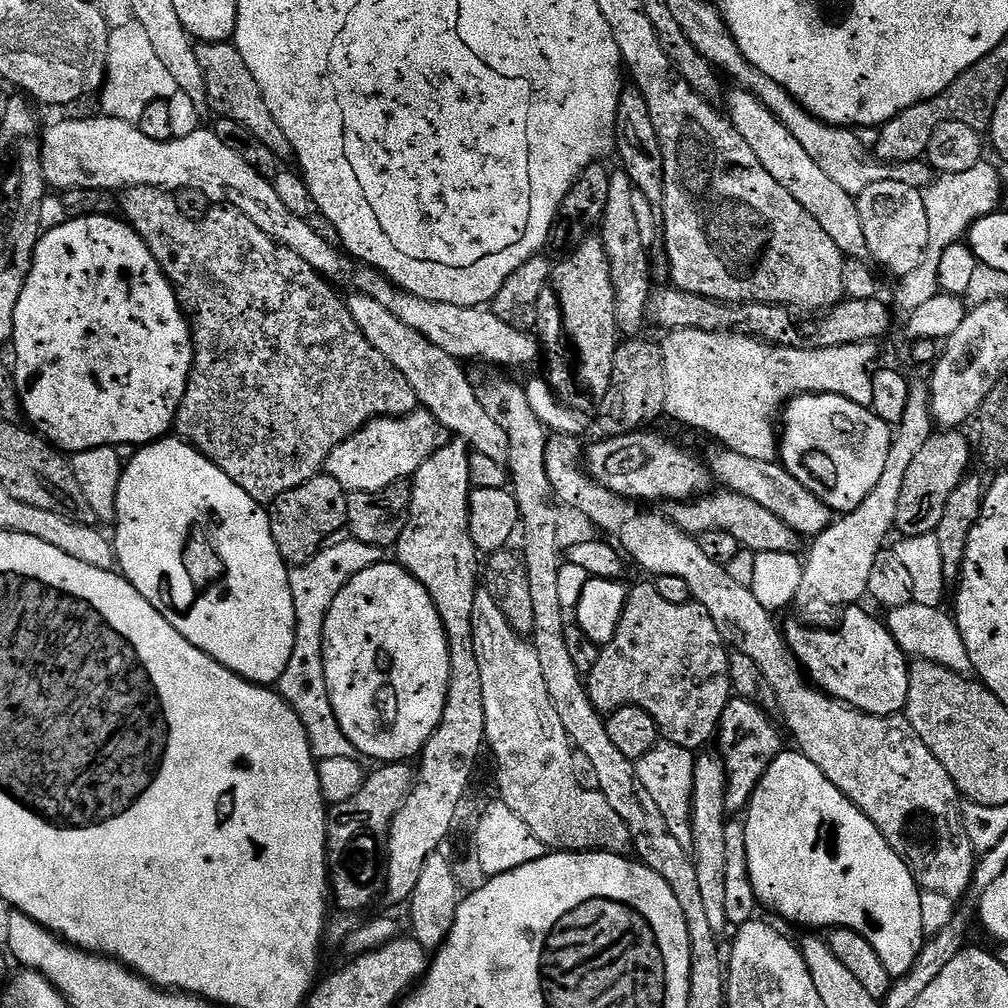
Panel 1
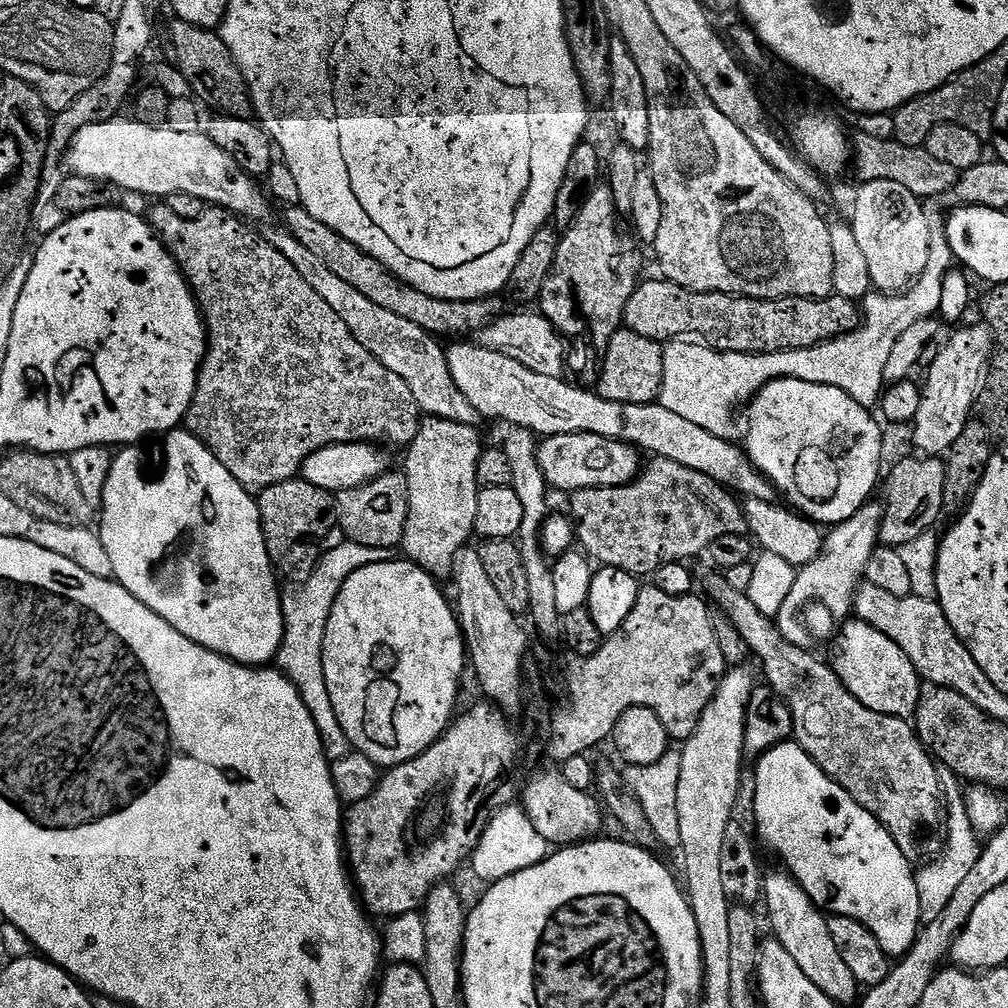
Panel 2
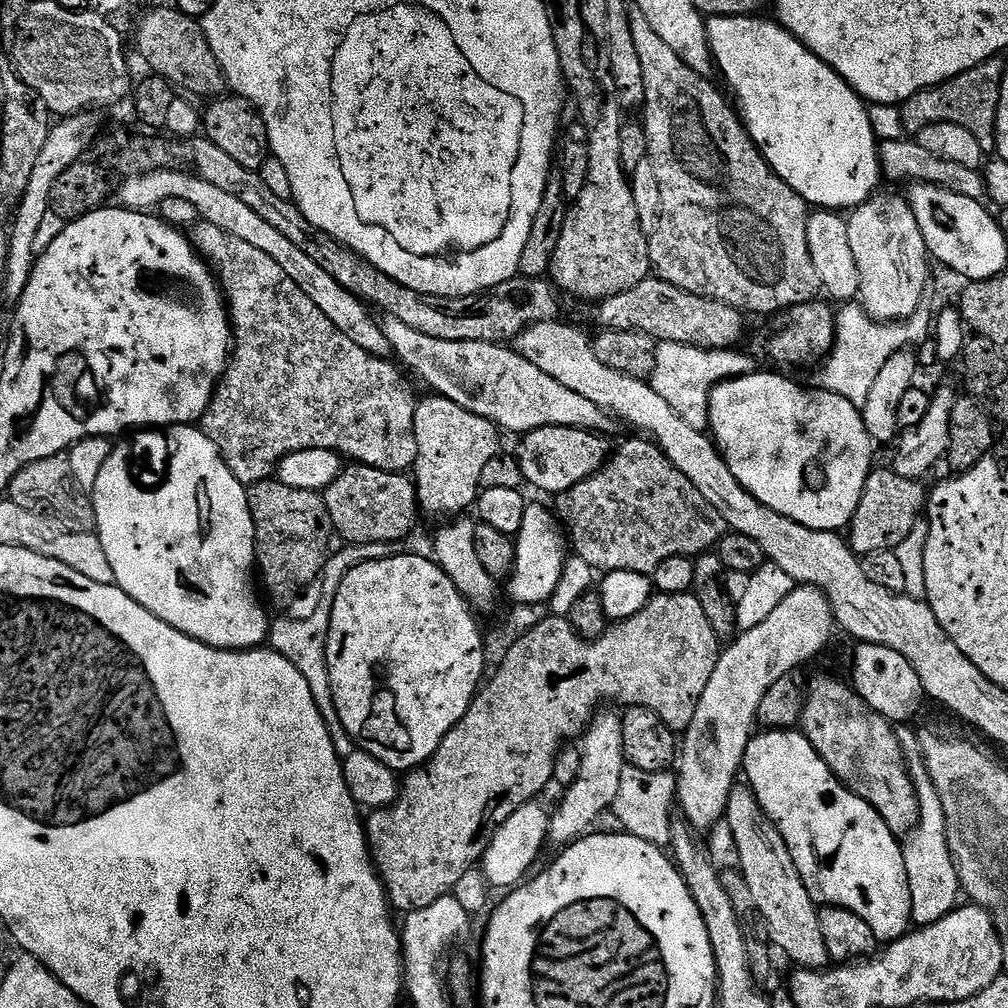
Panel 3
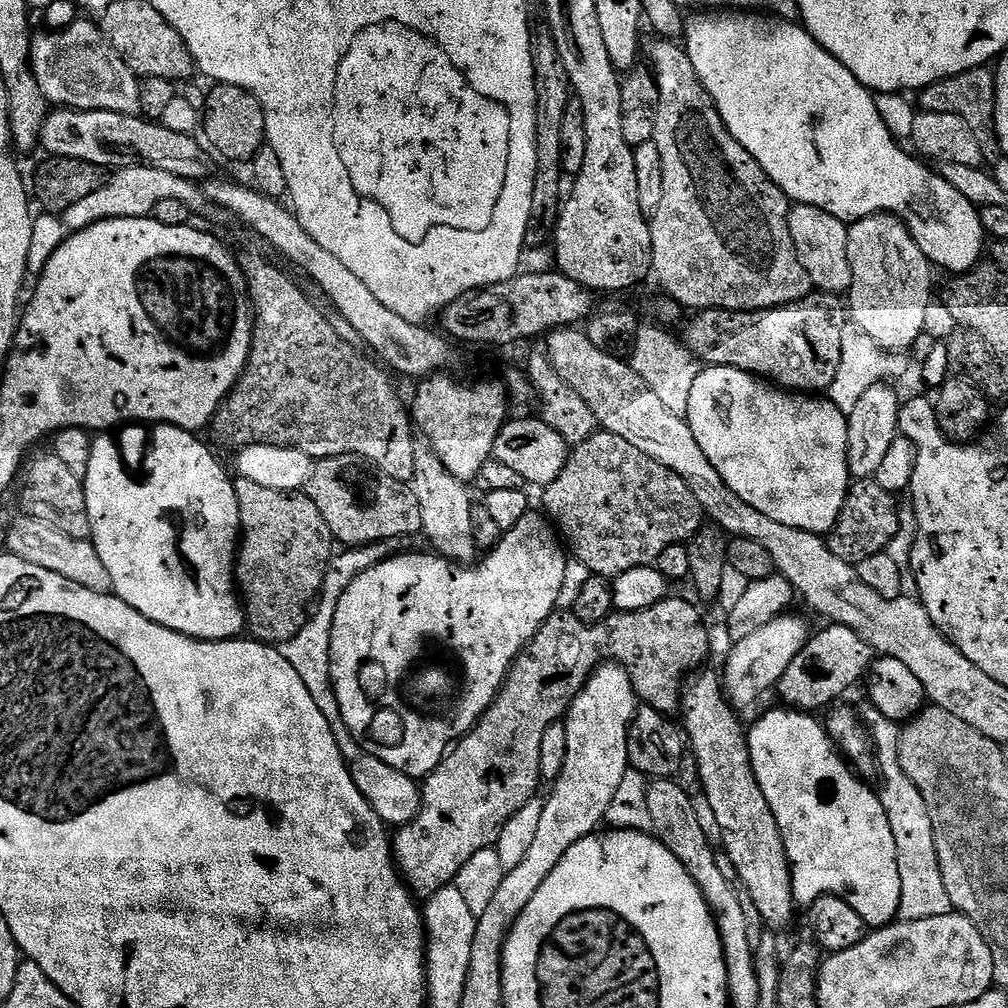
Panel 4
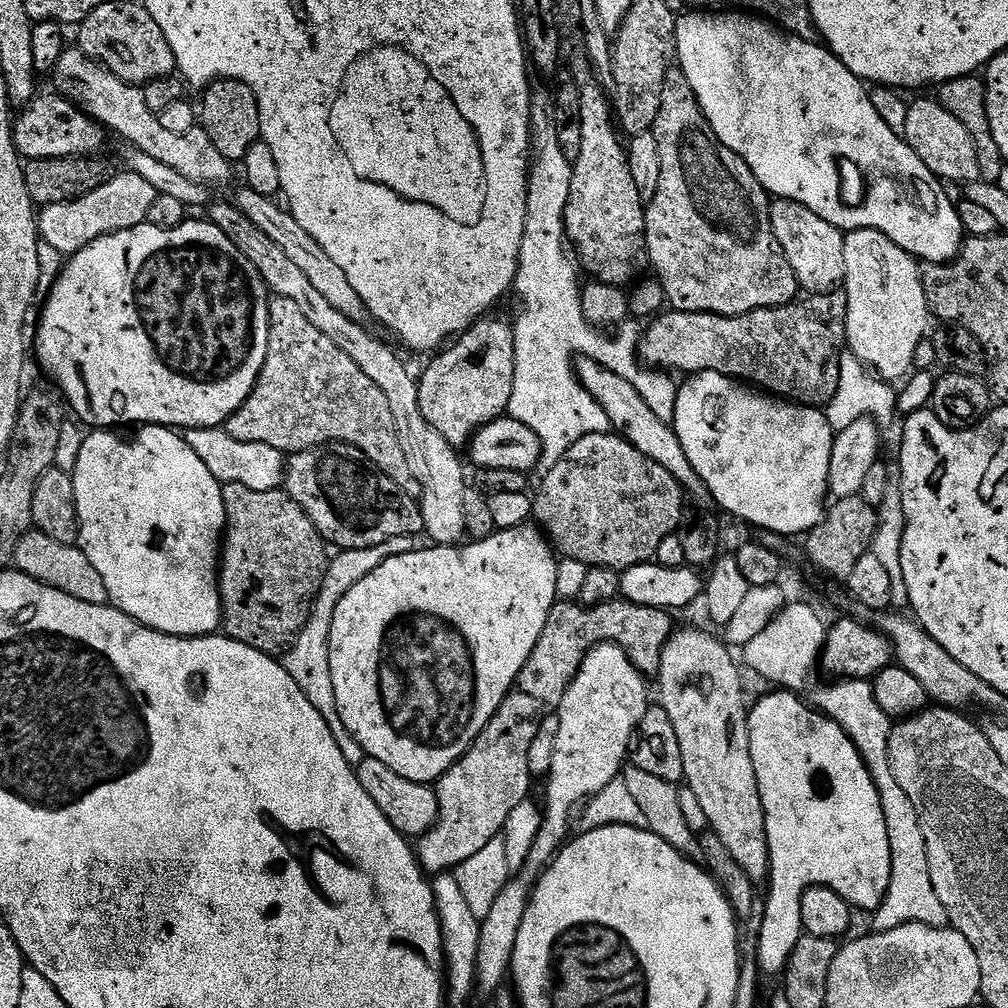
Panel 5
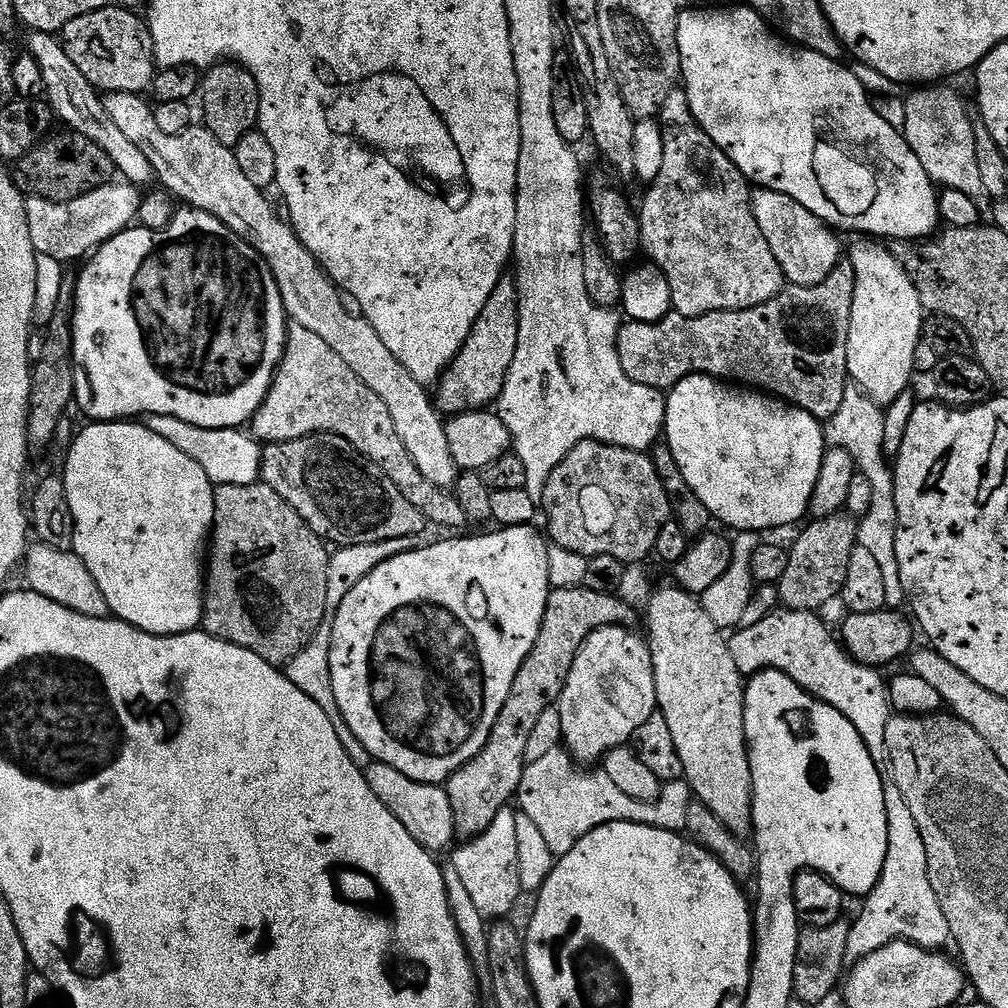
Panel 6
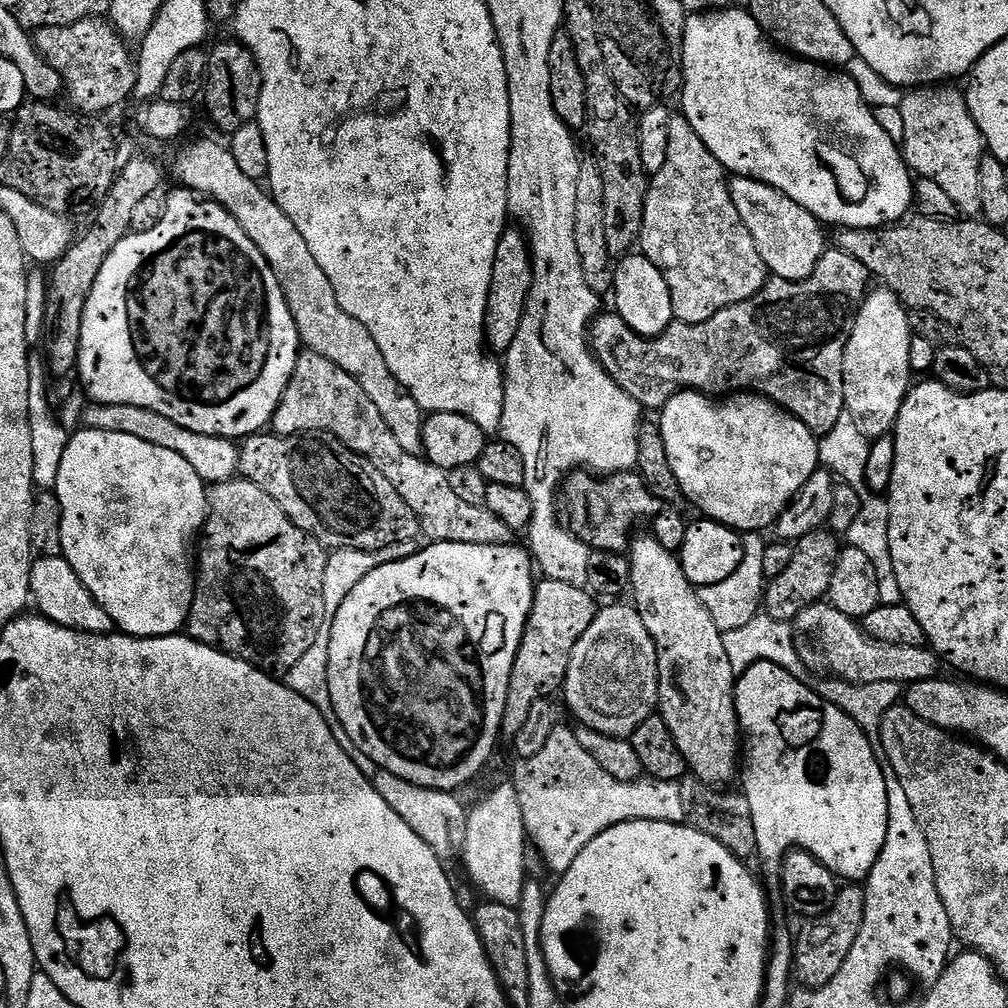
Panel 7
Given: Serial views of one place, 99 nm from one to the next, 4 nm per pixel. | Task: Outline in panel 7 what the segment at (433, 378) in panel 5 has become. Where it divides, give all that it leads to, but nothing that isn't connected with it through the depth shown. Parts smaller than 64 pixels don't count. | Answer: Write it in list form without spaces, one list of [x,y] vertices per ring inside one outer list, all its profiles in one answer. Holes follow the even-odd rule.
[[[509,226],[500,235],[498,254],[494,254],[494,274],[490,282],[486,340],[493,353],[507,353],[514,338],[518,338],[518,330],[522,326],[524,308],[528,304],[528,295],[531,289],[532,253],[528,241],[519,227]]]

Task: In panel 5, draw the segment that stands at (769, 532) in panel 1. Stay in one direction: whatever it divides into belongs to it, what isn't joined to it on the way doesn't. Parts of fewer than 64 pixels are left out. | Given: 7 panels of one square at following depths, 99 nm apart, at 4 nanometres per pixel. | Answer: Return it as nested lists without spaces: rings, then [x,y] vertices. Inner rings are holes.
[[[599,432],[598,434],[584,435],[578,442],[568,448],[562,458],[556,460],[554,466],[547,469],[540,486],[533,493],[533,517],[539,527],[547,534],[553,549],[563,558],[582,562],[588,567],[606,566],[616,571],[624,571],[630,566],[636,566],[653,561],[658,550],[658,546],[664,538],[673,535],[680,527],[683,520],[686,506],[684,504],[684,489],[680,483],[664,466],[653,459],[647,458],[640,450],[633,446],[623,436],[614,432]]]

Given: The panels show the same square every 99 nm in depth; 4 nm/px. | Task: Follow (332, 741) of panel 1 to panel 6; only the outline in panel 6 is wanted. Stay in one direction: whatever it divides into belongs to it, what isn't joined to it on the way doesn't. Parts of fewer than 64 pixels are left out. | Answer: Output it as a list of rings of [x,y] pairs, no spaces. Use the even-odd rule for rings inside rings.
[[[425,530],[417,536],[394,538],[386,542],[359,544],[345,548],[337,547],[328,557],[326,614],[322,618],[322,626],[318,626],[316,637],[286,665],[288,680],[294,682],[294,686],[298,686],[298,690],[302,690],[302,694],[306,694],[306,698],[310,698],[314,702],[318,702],[318,706],[322,706],[326,718],[330,718],[330,726],[334,726],[334,734],[338,734],[338,742],[342,742],[346,754],[350,754],[350,762],[354,762],[354,766],[358,766],[362,770],[369,768],[374,762],[372,755],[368,753],[366,746],[362,746],[362,742],[358,742],[358,738],[354,738],[354,734],[346,726],[346,722],[342,718],[342,710],[338,710],[338,702],[334,698],[334,682],[330,682],[330,642],[332,641],[334,618],[342,598],[346,598],[346,594],[350,594],[350,590],[354,590],[354,586],[358,586],[358,582],[362,582],[362,578],[366,578],[366,574],[370,574],[370,570],[374,570],[379,564],[398,554],[422,550],[426,546],[430,546],[434,543],[434,536],[431,536],[430,532]]]

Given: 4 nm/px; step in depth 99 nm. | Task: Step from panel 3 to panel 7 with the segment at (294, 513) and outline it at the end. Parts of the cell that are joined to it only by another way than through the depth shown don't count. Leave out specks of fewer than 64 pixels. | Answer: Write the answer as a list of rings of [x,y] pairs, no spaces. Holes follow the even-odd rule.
[[[246,478],[211,485],[208,520],[198,544],[196,593],[188,615],[187,635],[199,644],[209,644],[228,656],[237,656],[273,677],[283,677],[314,646],[322,622],[329,619],[323,594],[329,555],[329,549],[299,528],[262,486]]]

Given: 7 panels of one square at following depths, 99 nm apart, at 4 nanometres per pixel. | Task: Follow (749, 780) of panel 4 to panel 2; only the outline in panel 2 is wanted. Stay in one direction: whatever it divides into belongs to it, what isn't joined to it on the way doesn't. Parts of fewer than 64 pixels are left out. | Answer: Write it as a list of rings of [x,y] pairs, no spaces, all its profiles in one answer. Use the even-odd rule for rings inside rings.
[[[787,871],[772,872],[762,880],[762,904],[768,907],[768,920],[772,923],[771,935],[798,962],[798,970],[822,990],[837,1005],[855,1005],[858,1000],[858,985],[846,962],[838,954],[838,946],[830,938],[828,916],[801,890],[800,885],[788,875]]]

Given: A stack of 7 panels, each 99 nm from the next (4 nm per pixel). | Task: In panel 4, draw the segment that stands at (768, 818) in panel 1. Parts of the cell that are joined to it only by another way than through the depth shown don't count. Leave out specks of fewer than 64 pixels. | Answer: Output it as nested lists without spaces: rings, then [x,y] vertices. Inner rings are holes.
[[[776,706],[773,712],[768,712],[753,728],[747,729],[748,749],[754,766],[754,774],[758,778],[758,786],[762,786],[762,794],[766,794],[766,802],[770,802],[770,810],[774,814],[774,822],[778,822],[778,830],[782,836],[784,850],[788,855],[788,867],[792,872],[792,899],[797,905],[807,906],[813,904],[819,896],[841,896],[848,900],[854,910],[863,918],[869,929],[879,930],[887,924],[893,923],[900,914],[901,878],[898,874],[898,854],[894,846],[894,830],[890,830],[890,818],[886,818],[886,810],[882,806],[879,795],[872,792],[863,784],[851,764],[840,755],[828,737],[827,727],[816,721],[815,715],[789,710],[784,706]]]

